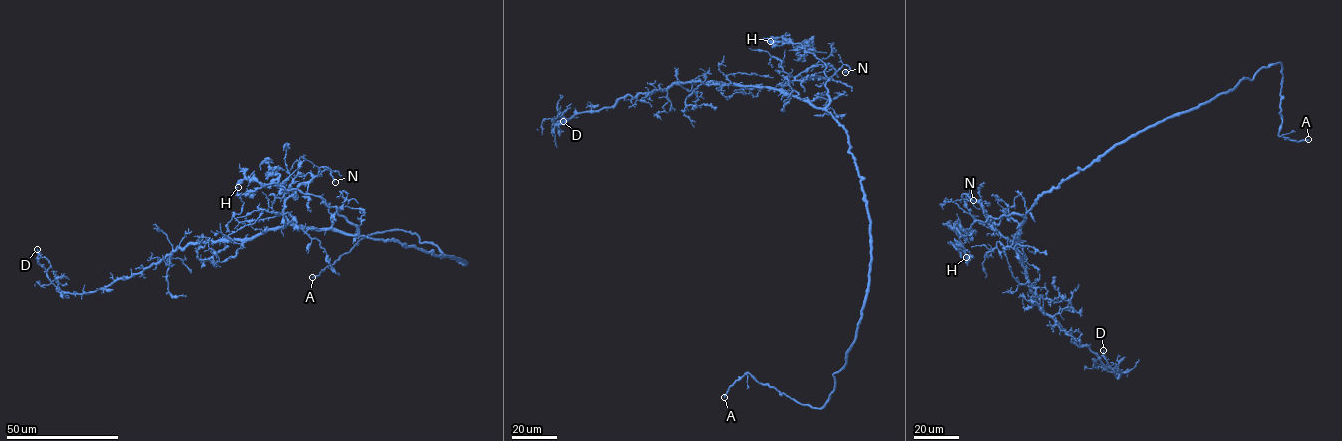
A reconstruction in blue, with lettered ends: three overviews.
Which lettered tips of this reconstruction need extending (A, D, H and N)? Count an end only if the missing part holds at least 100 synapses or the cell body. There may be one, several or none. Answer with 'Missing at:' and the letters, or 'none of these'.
Missing at: A

